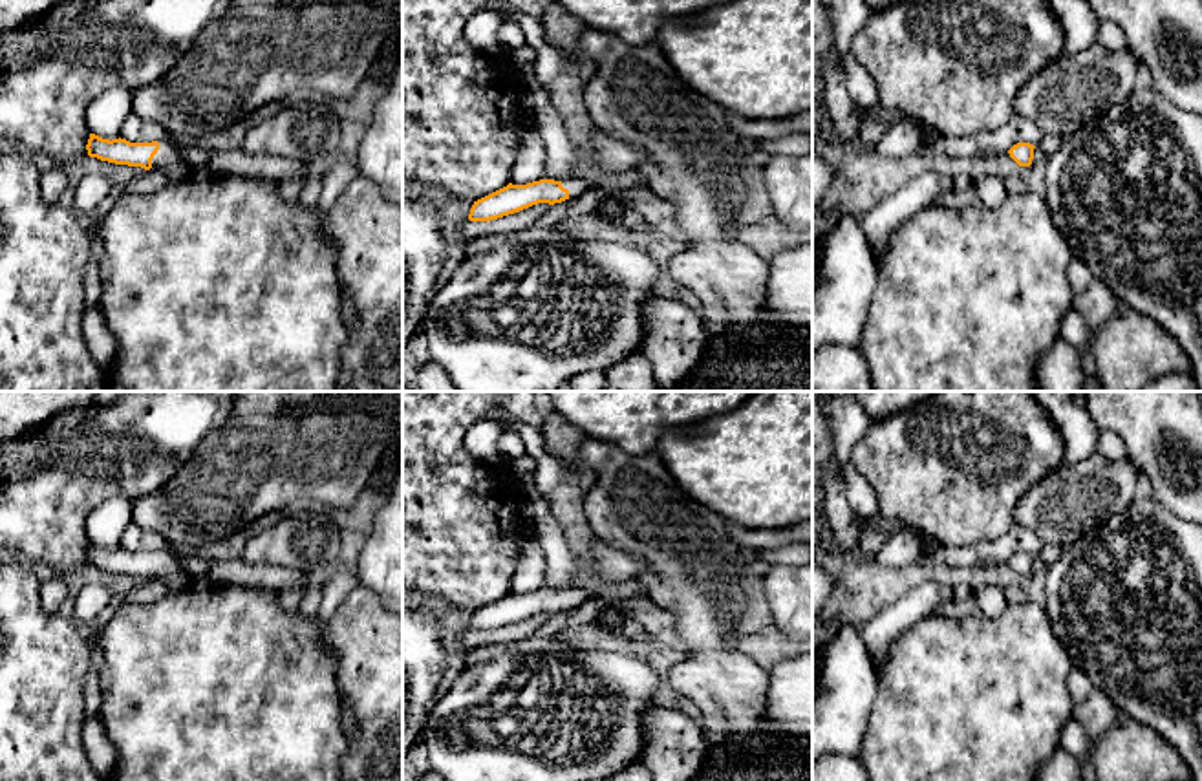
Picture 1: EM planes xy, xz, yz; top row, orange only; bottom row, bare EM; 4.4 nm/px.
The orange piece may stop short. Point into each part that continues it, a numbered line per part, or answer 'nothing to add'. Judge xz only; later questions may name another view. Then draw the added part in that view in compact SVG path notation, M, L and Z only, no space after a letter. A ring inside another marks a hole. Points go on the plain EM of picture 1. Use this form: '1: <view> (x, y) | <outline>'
1: xz (579, 593) | M576 582L571 589L562 591L562 596L569 600L569 609L573 609L596 594L580 582Z

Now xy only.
1: xy (169, 571) | M170 549L159 551L159 560L152 569L152 580L161 582L168 594L190 587L188 571L177 562Z

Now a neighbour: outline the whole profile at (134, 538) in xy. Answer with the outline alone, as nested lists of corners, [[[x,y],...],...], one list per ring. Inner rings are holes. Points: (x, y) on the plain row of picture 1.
[[[130,523],[121,534],[119,545],[130,552],[159,552],[166,549],[168,543],[159,534]]]

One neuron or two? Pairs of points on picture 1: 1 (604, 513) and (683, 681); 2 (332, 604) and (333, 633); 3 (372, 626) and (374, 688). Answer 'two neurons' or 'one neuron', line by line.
1: one neuron
2: two neurons
3: one neuron

